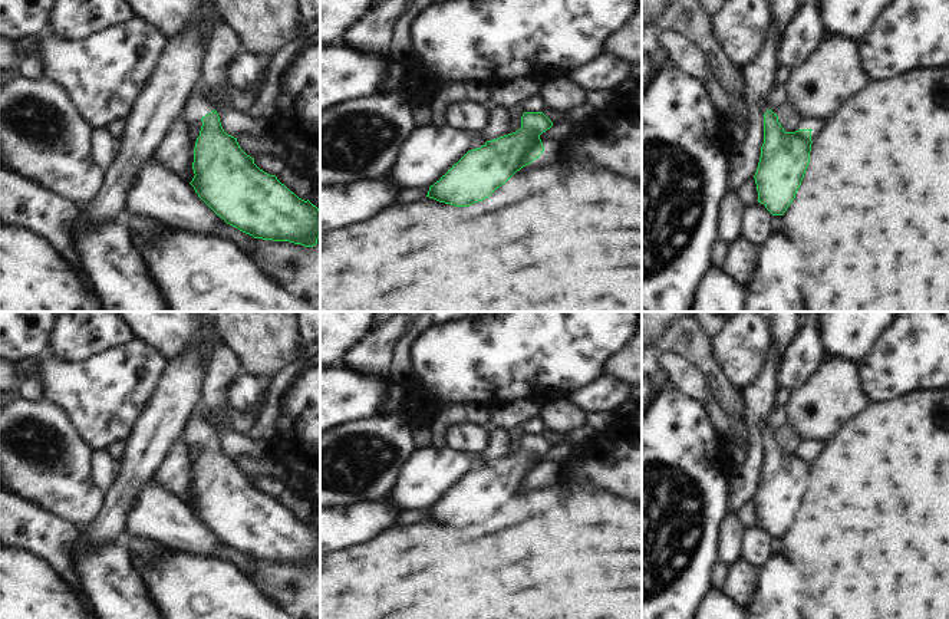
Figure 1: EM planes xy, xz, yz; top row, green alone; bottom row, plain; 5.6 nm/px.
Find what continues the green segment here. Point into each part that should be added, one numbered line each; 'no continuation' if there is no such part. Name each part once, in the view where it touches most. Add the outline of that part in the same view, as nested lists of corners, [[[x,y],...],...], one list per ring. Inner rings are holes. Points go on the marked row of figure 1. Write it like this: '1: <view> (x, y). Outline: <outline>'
1: xy (198, 106). Outline: [[[200,85],[195,89],[194,96],[188,105],[188,115],[191,118],[202,118],[215,109],[215,106],[205,98],[205,90],[207,89],[204,85]]]

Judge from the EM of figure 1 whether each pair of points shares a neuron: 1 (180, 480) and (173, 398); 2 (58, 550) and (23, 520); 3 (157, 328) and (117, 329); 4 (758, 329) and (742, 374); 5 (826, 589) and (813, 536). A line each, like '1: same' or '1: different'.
1: different
2: same
3: different
4: same
5: same

